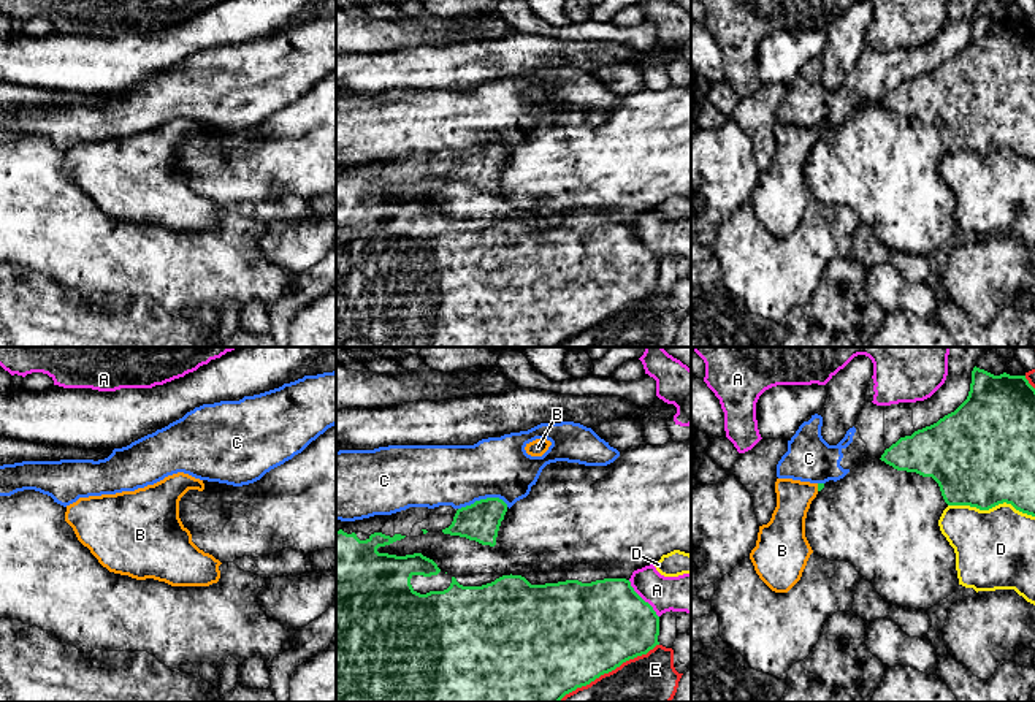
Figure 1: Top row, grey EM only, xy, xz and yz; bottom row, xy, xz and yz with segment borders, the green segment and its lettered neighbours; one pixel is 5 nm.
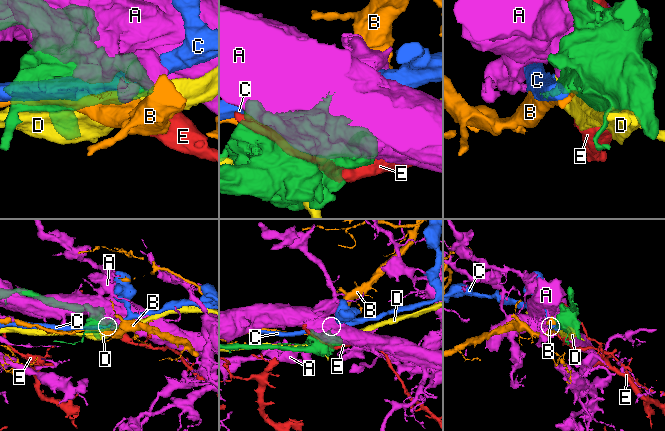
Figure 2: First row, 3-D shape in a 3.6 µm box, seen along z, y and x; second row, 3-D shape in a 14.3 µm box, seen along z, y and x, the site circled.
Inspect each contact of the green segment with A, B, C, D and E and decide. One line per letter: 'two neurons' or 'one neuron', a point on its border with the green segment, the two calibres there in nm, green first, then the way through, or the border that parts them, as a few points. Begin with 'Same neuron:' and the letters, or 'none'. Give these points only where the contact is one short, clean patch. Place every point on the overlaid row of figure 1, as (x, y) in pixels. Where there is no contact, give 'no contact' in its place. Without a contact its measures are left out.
Same neuron: B
A: two neurons; contact xz (642, 599); calibres 440 and 200 nm
B: one neuron; contact yz (818, 487); calibres 30 and 180 nm; way yz (820, 485), (818, 487), (791, 511), (786, 525)
C: two neurons; contact xz (482, 499); calibres 200 and 320 nm; border xz (507, 504), (498, 498), (481, 498), (458, 509)
D: two neurons; contact yz (991, 507); calibres 480 and 400 nm
E: two neurons; contact xz (607, 672); calibres 500 and 380 nm

